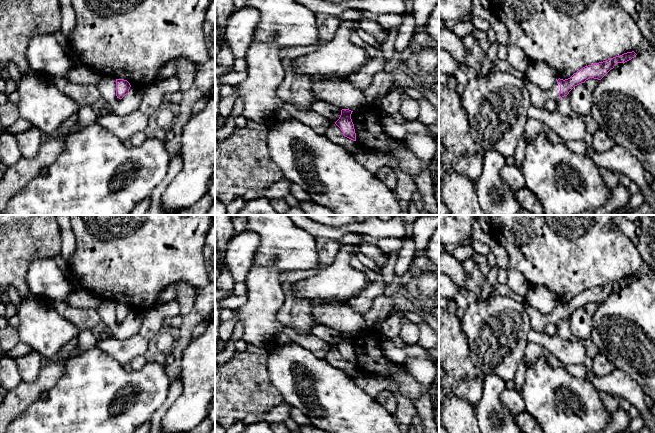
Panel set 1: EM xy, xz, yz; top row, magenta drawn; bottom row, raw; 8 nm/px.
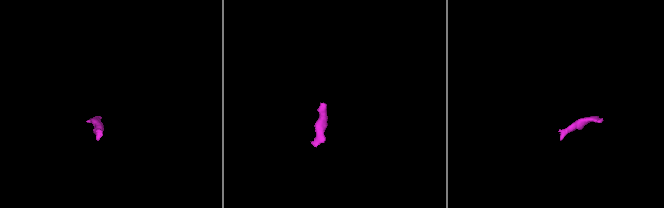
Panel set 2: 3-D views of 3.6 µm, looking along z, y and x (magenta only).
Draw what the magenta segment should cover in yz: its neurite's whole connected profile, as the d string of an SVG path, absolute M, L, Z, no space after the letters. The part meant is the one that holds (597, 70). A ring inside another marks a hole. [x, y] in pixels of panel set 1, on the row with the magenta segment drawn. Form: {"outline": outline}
{"outline": "M634 51L627 52L606 61L585 66L568 79L563 80L559 78L557 83L547 91L542 90L527 78L523 78L525 87L531 97L531 105L537 108L543 108L548 100L557 102L560 98L567 96L575 86L584 83L590 78L601 80L617 63L625 63L636 55Z"}

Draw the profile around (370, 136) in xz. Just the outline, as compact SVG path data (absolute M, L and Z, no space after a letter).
M368 106L353 111L351 119L356 133L356 142L368 152L384 153L399 161L399 168L415 178L422 171L421 160L411 151L404 139L394 139L387 135L380 124L378 107Z

